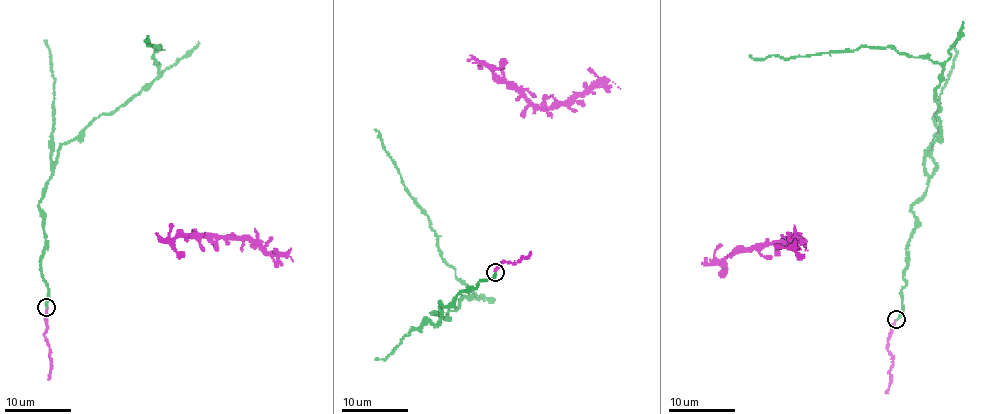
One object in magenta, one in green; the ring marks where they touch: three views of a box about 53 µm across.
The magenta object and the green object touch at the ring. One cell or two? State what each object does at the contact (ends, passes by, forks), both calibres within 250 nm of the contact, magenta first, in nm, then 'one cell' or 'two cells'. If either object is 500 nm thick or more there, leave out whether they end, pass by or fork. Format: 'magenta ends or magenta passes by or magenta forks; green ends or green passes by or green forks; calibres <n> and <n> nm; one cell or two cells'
magenta ends; green ends; calibres 160 and 180 nm; one cell

